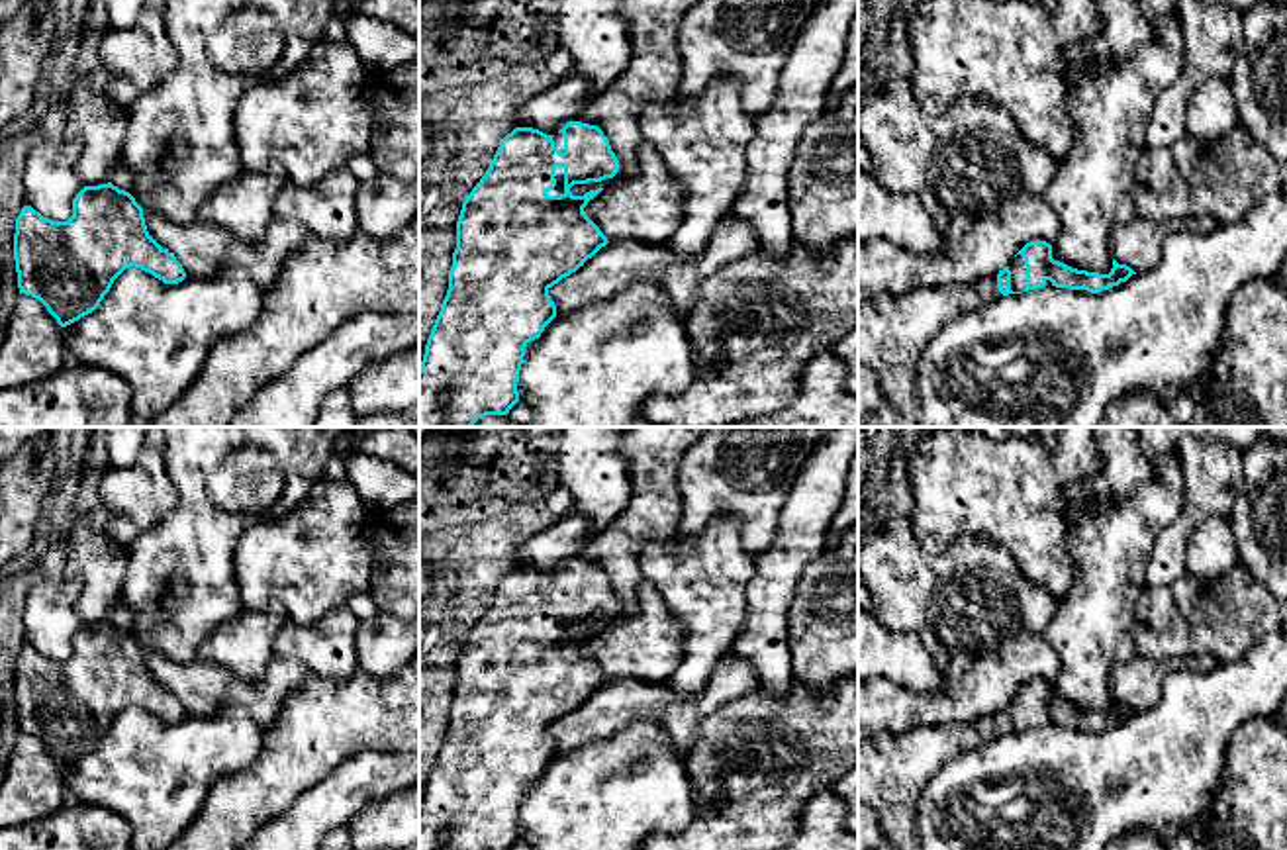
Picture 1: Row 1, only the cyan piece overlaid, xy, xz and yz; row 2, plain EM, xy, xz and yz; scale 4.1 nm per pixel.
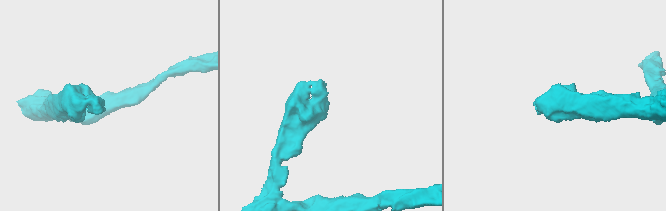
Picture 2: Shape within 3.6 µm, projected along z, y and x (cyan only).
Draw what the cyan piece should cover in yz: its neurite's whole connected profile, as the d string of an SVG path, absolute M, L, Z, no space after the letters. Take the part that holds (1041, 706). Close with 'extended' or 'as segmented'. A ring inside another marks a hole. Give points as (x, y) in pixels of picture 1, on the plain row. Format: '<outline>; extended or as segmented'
M1046 680L1026 682L1009 705L972 723L915 727L899 734L882 732L858 744L858 805L872 807L885 832L878 850L921 850L915 825L923 787L958 754L1009 732L1044 725L1099 732L1136 713L1113 697L1109 713L1072 707L1052 697Z; extended

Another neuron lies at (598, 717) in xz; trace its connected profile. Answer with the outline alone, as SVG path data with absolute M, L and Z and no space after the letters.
M729 650L697 695L670 691L664 684L607 682L576 711L548 727L556 756L588 742L615 736L641 721L656 723L670 736L676 758L684 762L697 725L715 709L758 687L756 670Z

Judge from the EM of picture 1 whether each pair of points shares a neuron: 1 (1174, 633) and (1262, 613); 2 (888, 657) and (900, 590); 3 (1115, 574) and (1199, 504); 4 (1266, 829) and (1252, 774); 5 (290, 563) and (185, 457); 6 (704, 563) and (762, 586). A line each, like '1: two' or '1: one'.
1: one
2: two
3: two
4: one
5: two
6: two

